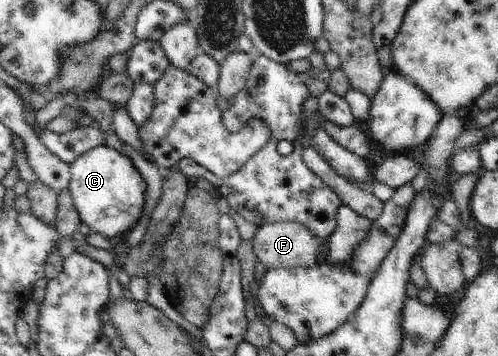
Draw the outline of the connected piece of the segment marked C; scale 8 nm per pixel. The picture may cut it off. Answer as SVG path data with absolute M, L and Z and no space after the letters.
M104 144L84 152L70 164L68 191L81 222L89 226L91 232L105 235L110 240L117 235L126 237L139 223L147 185L129 157Z

